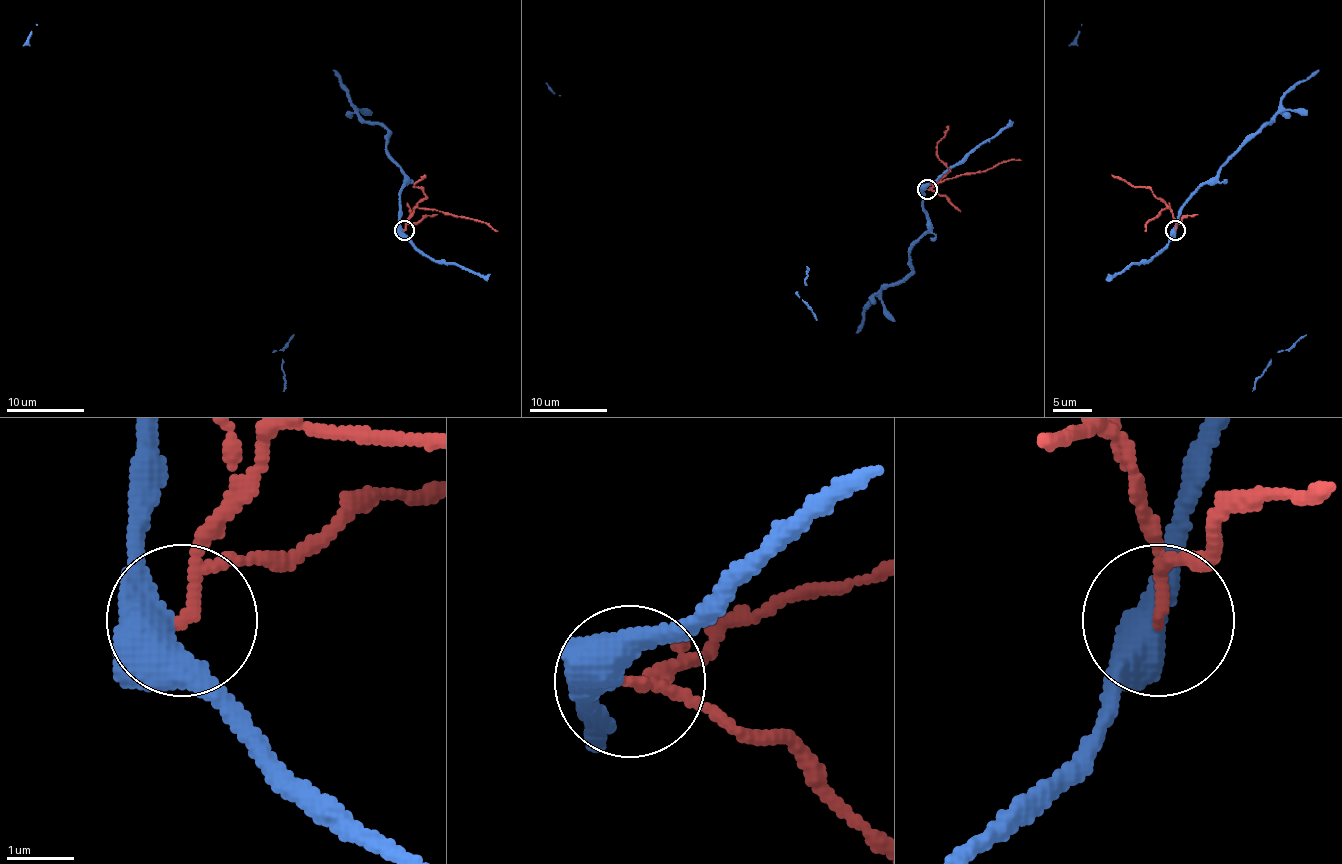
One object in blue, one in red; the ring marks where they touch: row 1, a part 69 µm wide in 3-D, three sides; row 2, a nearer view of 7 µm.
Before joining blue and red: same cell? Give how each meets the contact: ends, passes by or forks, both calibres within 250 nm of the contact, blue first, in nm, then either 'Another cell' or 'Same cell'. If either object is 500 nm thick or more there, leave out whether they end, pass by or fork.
At the ring blue forks. At the ring red ends. Thickness 400 nm (blue) against 160 nm. Another cell

